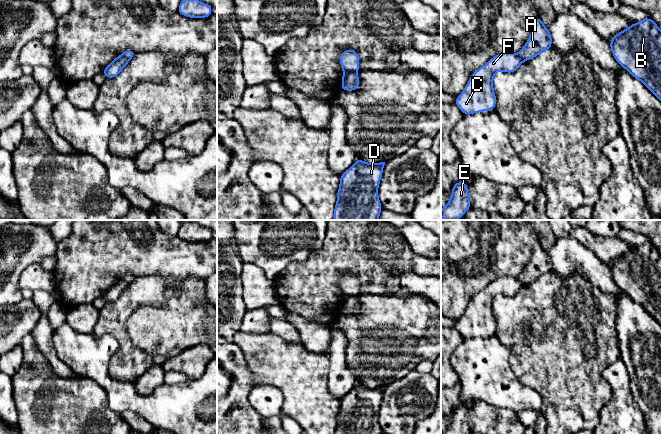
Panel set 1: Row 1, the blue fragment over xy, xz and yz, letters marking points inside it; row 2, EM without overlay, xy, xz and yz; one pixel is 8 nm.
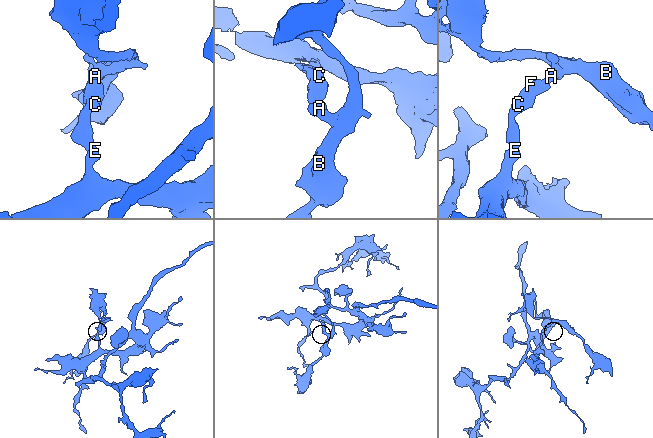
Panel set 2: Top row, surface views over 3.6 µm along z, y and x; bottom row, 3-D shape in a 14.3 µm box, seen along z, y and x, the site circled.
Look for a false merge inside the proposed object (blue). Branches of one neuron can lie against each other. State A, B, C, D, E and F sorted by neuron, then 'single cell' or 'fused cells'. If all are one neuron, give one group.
groups A B D / C E F; fused cells

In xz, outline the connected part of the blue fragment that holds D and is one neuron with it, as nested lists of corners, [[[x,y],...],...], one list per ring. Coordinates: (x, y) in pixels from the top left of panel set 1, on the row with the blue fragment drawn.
[[[357,159],[340,175],[334,220],[378,220],[382,211],[378,187],[384,165]]]

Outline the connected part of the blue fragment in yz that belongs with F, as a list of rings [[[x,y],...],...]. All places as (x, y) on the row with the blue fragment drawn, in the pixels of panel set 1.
[[[502,52],[492,57],[484,66],[477,69],[469,78],[455,104],[464,115],[494,110],[496,95],[493,78],[498,71],[514,73],[524,61],[510,52]]]

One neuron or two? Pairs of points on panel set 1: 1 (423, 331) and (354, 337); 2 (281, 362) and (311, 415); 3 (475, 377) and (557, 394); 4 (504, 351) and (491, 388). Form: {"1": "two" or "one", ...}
{"1": "one", "2": "one", "3": "two", "4": "one"}

